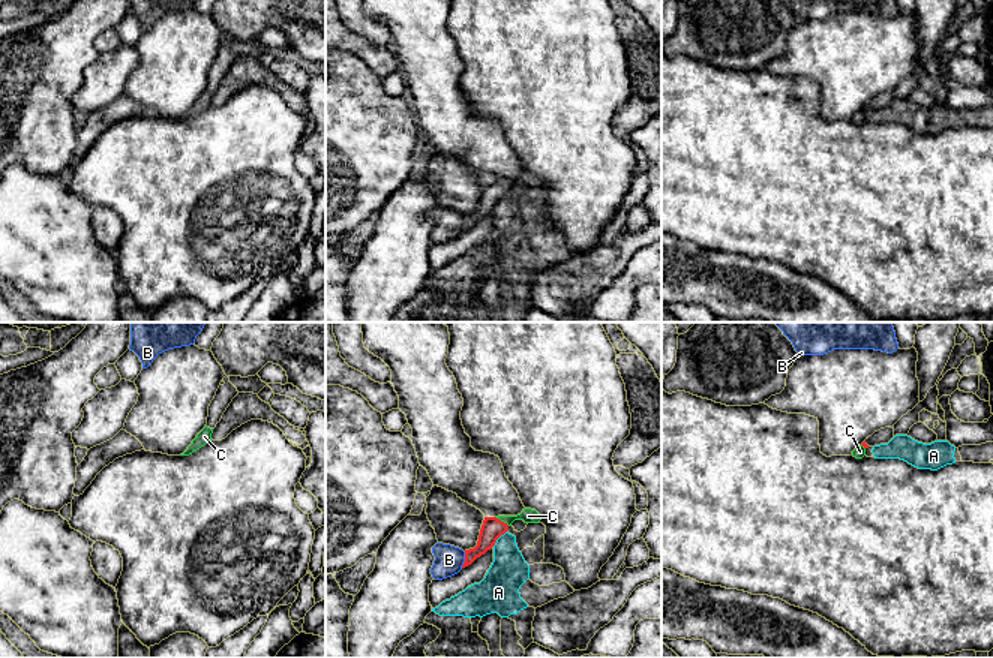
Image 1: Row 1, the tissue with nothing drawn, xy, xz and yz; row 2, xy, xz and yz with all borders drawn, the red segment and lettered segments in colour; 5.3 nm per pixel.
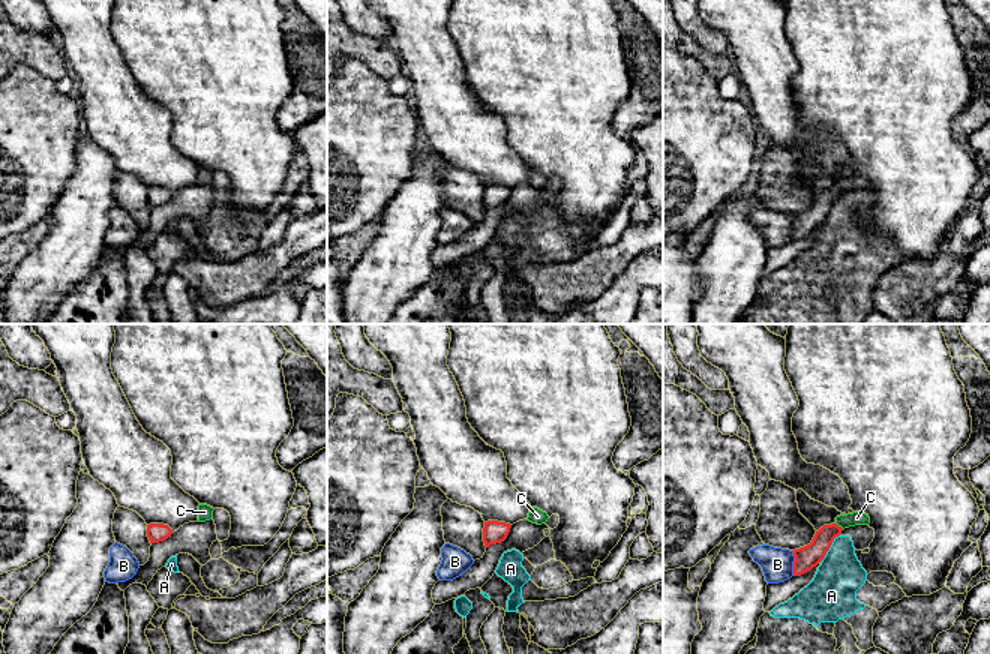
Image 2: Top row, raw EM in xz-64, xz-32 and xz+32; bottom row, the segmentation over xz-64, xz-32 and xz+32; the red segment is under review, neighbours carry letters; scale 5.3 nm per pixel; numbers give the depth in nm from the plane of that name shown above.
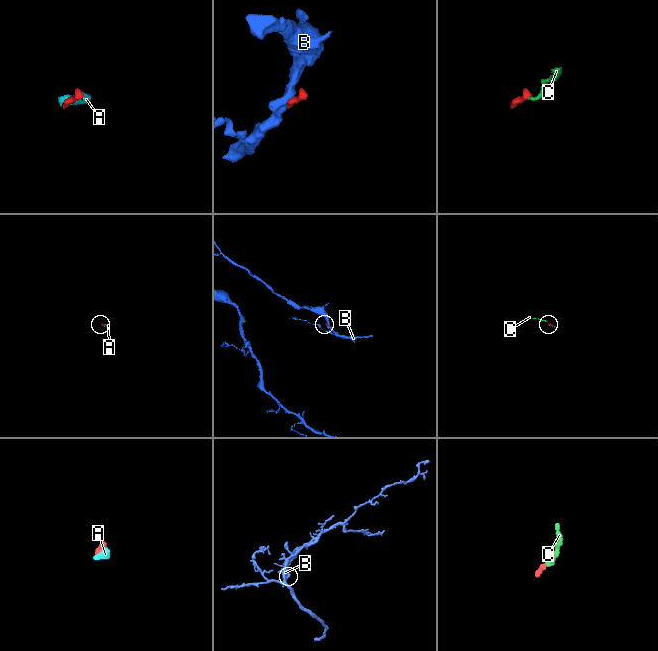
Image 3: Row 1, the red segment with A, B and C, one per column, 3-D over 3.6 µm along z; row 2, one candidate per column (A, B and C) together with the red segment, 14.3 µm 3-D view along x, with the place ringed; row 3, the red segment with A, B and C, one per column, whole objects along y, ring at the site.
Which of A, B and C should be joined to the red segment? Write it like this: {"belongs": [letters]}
{"belongs": ["C"]}

